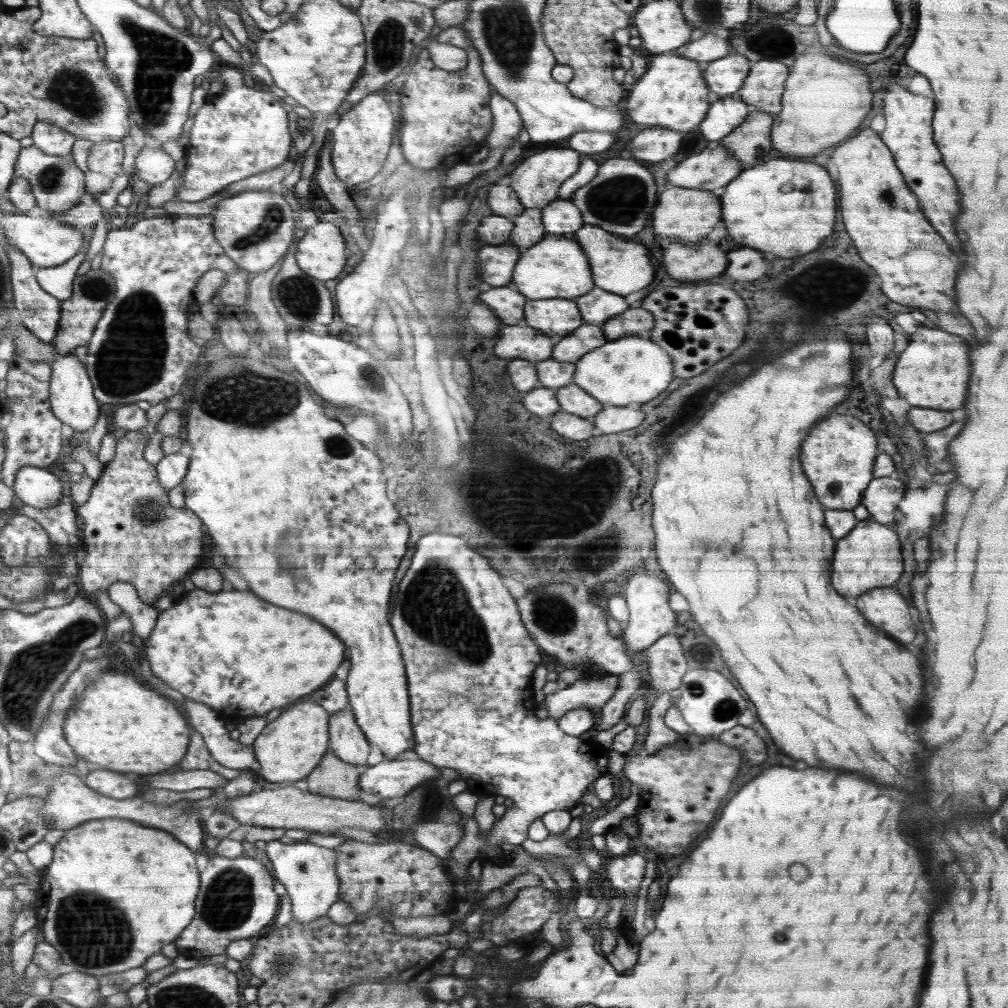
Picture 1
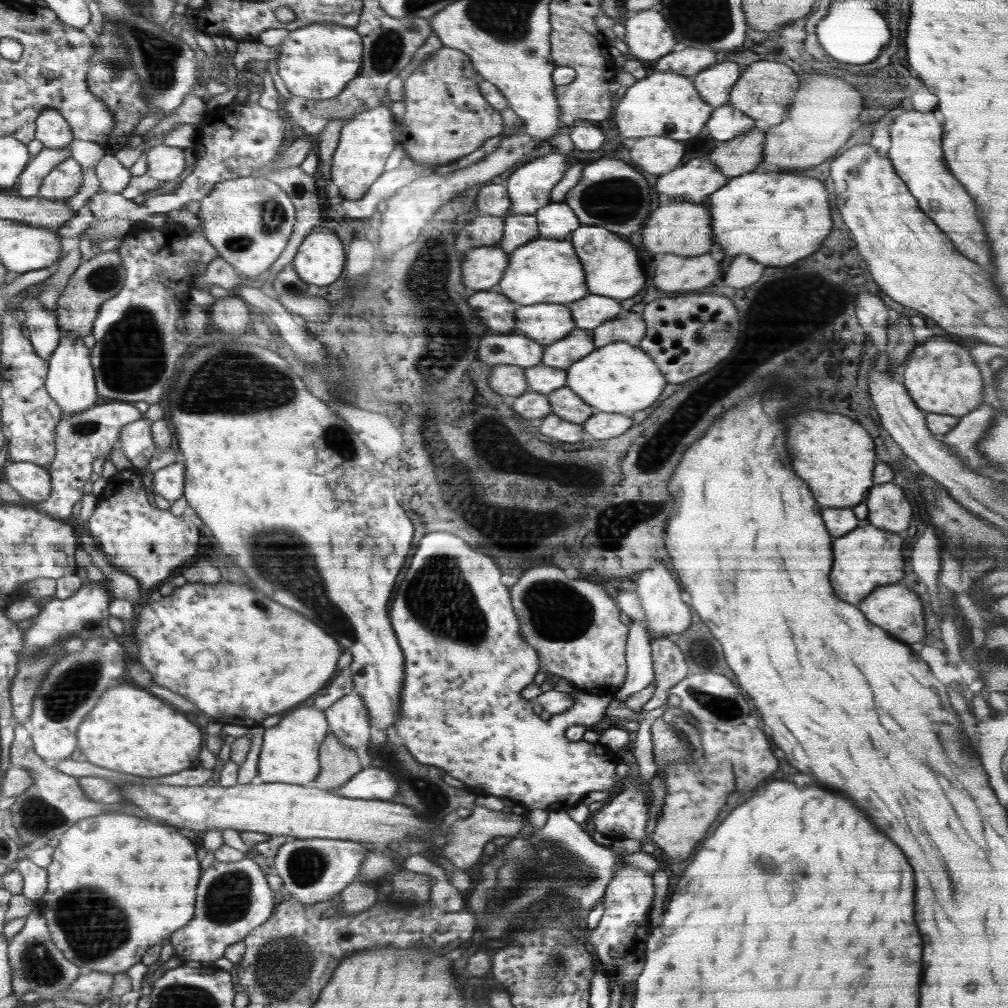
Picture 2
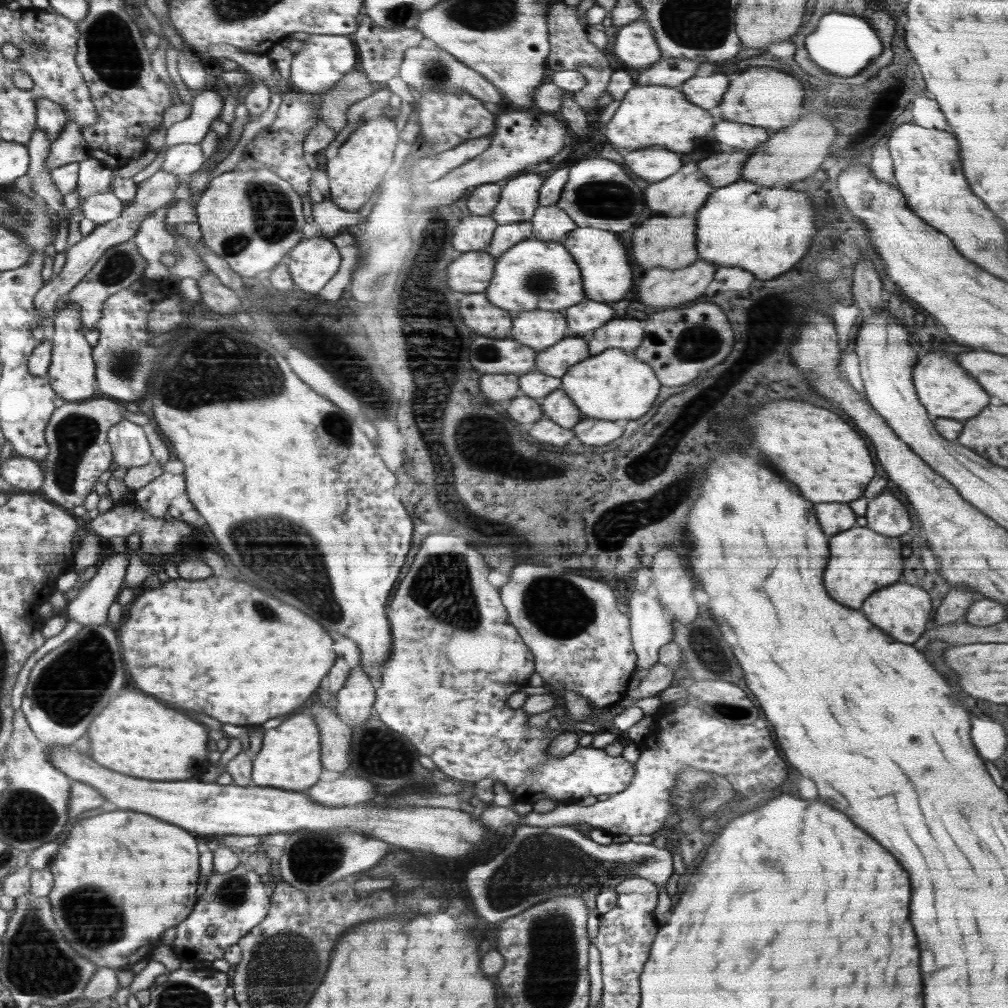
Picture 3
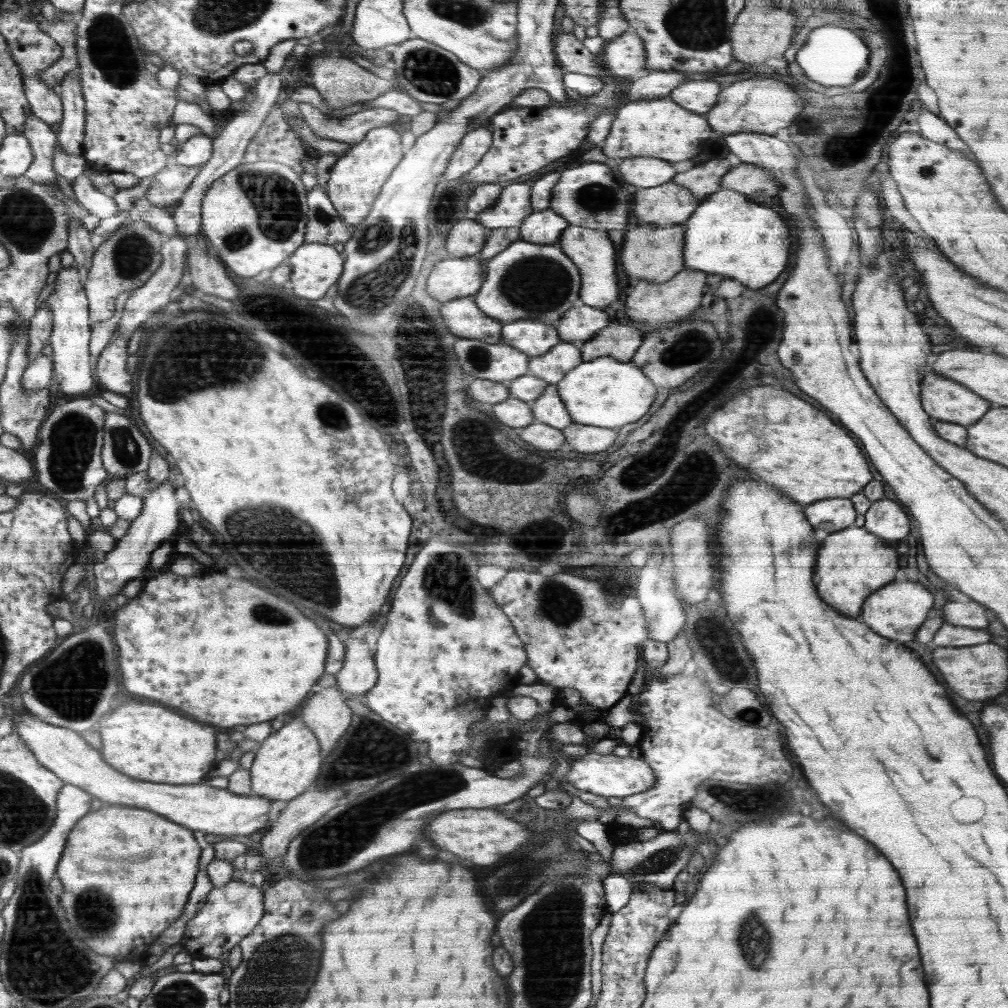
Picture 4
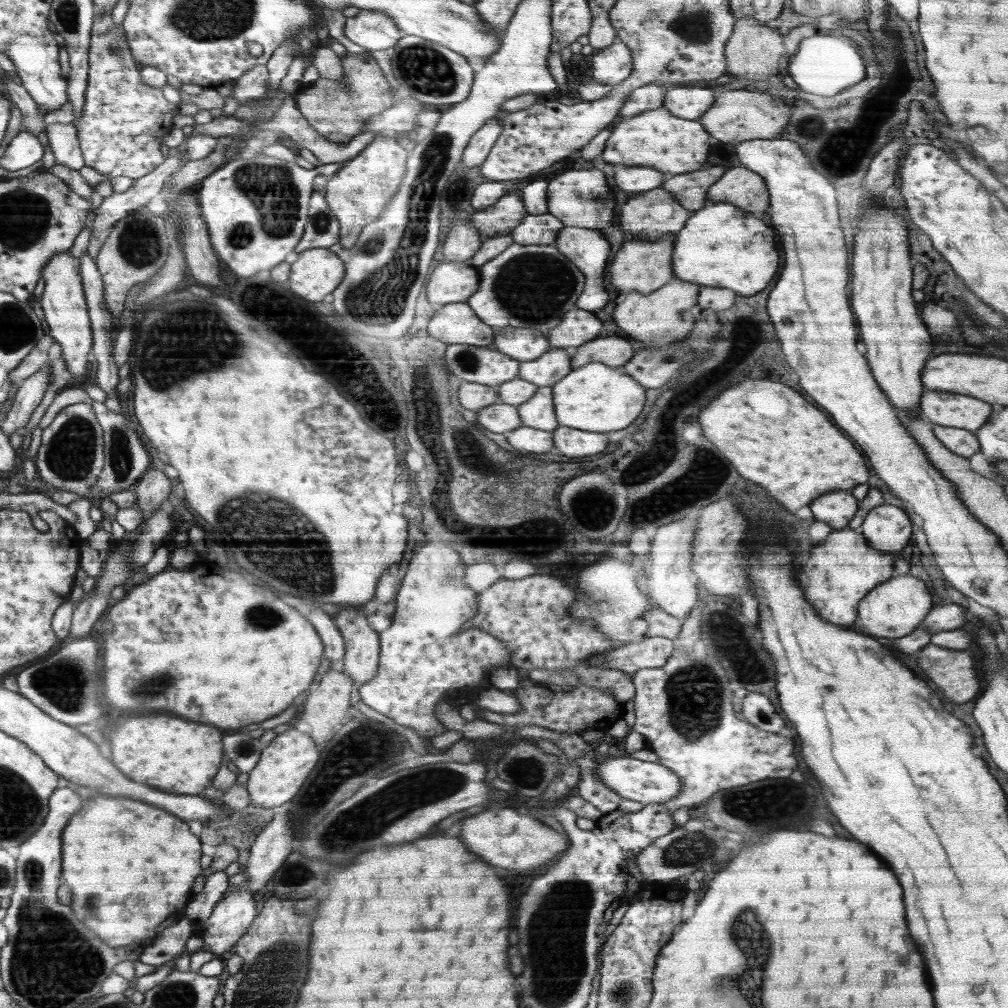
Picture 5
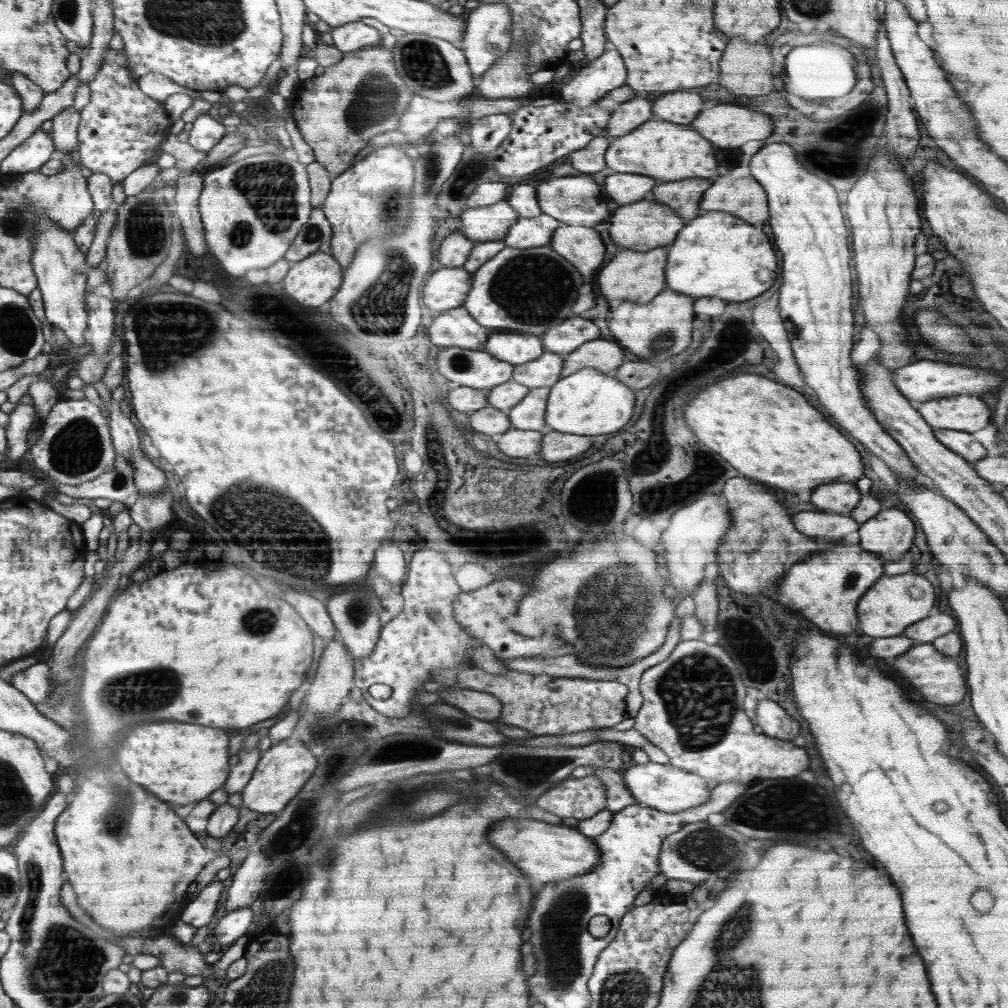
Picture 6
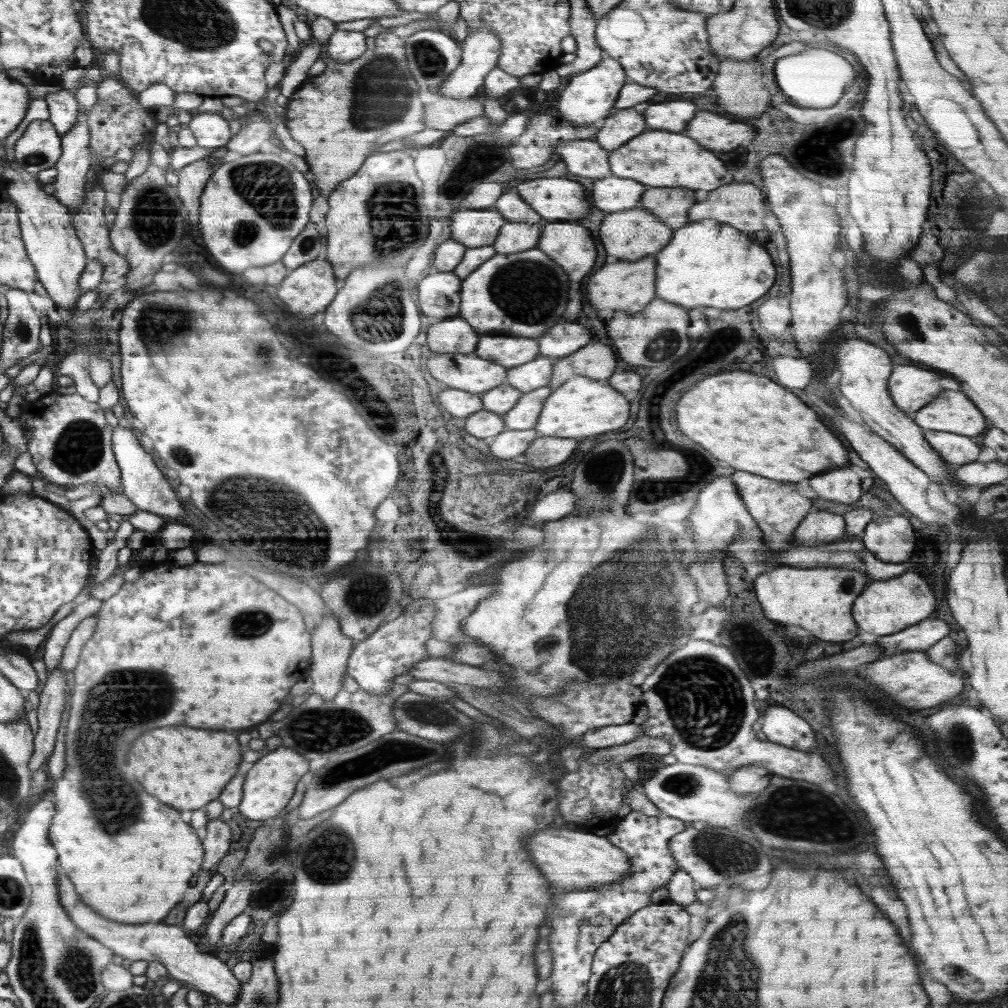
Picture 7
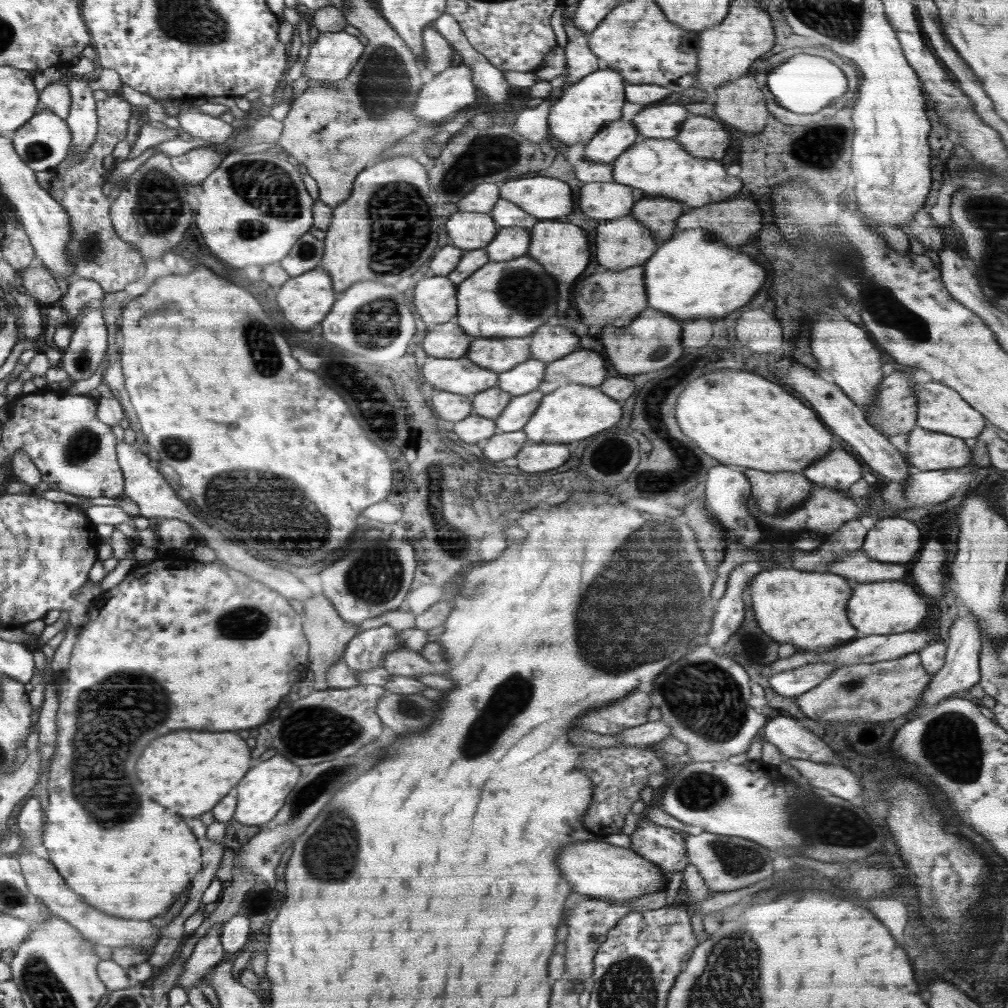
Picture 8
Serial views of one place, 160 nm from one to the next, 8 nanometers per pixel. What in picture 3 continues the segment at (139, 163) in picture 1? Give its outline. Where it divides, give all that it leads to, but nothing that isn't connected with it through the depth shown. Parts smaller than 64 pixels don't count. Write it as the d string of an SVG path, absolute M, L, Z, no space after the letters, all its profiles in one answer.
M180 144L166 150L162 170L179 175L196 172L206 159L199 144Z

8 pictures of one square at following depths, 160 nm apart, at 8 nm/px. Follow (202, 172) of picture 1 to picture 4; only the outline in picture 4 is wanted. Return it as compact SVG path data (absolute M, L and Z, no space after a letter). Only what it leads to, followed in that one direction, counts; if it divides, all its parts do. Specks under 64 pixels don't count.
M82 174L79 179L71 182L74 189L75 199L88 209L89 214L95 214L98 218L108 218L118 214L116 203L113 198L102 194L93 186L92 180Z

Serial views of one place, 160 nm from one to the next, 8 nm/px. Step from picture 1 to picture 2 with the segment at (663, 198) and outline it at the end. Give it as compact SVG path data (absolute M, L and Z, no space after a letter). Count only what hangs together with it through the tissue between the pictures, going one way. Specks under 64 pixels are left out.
M671 200L655 209L642 229L642 244L653 255L674 254L696 257L707 254L713 244L711 216L706 203L696 204L686 200Z

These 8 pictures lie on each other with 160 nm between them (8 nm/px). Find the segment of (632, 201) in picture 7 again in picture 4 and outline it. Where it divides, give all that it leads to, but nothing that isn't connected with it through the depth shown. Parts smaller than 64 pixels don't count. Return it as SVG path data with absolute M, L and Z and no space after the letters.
M624 158L624 162L618 168L623 180L637 188L652 188L660 186L676 176L676 170L670 162L658 160L658 158Z

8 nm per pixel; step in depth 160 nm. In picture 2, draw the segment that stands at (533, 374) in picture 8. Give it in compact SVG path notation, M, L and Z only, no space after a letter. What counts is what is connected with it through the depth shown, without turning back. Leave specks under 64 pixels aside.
M575 328L564 338L545 346L541 364L565 370L596 349L586 329Z

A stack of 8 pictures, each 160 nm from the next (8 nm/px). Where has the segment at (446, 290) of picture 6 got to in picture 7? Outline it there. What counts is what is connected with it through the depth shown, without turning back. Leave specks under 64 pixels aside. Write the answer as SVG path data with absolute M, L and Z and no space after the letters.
M430 270L417 284L416 299L422 315L432 316L439 321L448 316L457 316L461 303L461 282L453 271Z

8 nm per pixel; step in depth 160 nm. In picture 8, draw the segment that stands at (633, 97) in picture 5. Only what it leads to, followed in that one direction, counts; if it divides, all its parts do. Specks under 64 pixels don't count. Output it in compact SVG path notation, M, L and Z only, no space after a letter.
M614 120L608 127L598 132L586 145L583 158L602 164L612 163L640 138L634 123Z

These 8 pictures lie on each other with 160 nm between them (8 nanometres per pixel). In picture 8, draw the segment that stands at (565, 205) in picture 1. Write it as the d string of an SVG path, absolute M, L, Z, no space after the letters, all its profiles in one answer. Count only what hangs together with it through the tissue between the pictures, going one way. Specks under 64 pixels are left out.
M520 227L502 228L485 246L491 262L507 262L528 253L531 236L528 229Z

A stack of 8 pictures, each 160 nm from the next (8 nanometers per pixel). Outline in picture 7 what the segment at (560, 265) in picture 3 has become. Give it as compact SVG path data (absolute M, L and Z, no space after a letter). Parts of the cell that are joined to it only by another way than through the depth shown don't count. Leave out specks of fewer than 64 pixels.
M537 246L515 254L496 254L461 282L458 315L481 336L539 337L562 320L569 298L568 282L565 270Z

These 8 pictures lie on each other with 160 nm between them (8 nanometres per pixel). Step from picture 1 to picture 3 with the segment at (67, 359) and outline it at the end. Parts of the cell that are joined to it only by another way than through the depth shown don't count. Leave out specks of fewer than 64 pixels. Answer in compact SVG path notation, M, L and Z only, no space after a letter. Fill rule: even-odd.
M76 303L60 305L54 315L52 334L51 363L46 376L50 379L54 393L64 401L84 401L94 394L94 361L92 346L84 340L82 313ZM90 346L90 348L88 348Z

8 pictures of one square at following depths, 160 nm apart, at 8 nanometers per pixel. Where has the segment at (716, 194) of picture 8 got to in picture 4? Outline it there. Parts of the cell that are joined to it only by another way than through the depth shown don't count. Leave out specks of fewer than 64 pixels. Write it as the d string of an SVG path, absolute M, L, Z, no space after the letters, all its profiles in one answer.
M669 96L625 100L616 108L616 118L604 144L604 155L608 158L652 156L668 162L682 162L698 156L702 140L711 138L712 132L705 116L689 112Z

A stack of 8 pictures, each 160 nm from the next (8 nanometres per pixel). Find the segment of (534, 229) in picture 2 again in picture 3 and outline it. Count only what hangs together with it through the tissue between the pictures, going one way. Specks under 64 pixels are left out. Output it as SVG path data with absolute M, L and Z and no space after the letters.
M529 220L498 225L494 231L491 243L485 252L498 258L508 252L518 242L532 238L532 223Z

